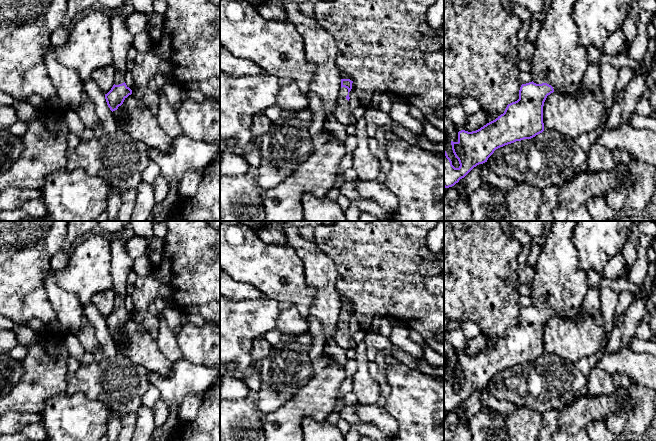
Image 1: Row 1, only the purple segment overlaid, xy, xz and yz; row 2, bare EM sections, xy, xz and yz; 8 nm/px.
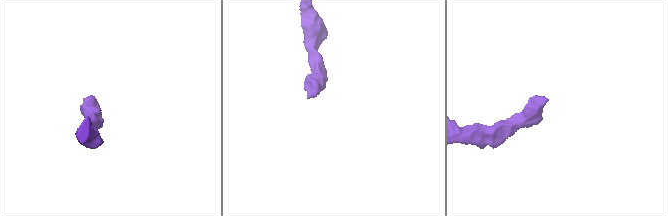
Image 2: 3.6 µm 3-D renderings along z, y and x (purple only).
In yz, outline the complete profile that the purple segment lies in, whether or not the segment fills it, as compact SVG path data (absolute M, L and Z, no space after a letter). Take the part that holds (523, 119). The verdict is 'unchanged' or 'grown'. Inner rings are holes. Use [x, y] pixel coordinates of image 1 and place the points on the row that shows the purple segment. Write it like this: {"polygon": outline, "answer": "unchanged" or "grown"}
{"polygon": "M551 0L541 15L542 25L535 41L532 59L532 81L522 84L519 99L507 105L503 114L472 132L461 130L458 141L451 141L452 150L460 166L455 168L445 151L444 145L444 187L449 188L464 178L474 167L487 162L494 151L505 145L531 139L544 131L543 106L548 95L558 87L570 92L579 90L588 66L587 50L578 41L578 28L571 19L576 0Z", "answer": "grown"}

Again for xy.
{"polygon": "M128 10L111 13L111 51L115 68L115 83L105 94L108 107L113 112L118 109L124 100L132 94L132 90L125 83L127 72L127 54L133 46L134 36L128 31L126 18Z", "answer": "grown"}

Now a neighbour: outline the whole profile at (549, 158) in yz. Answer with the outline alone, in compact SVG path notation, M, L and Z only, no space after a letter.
M544 130L531 139L496 149L487 163L500 176L543 190L567 181L586 160L587 155L575 139Z

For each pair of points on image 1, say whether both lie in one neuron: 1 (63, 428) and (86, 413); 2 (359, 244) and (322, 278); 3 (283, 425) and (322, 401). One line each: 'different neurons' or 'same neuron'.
1: same neuron
2: different neurons
3: same neuron

